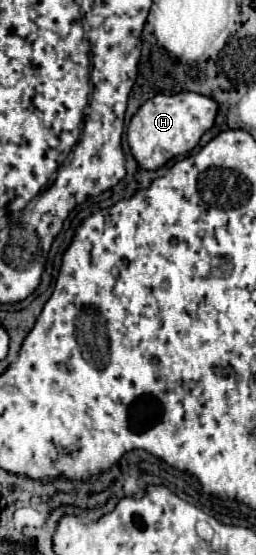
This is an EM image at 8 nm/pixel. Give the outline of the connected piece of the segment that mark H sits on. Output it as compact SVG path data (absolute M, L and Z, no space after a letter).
M177 93L177 95L155 95L145 101L133 115L127 129L127 143L131 155L141 169L159 169L169 159L189 153L201 135L211 129L217 115L217 103L199 93Z

